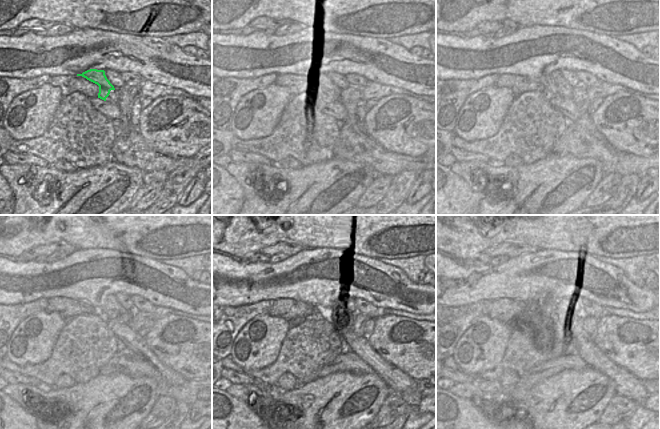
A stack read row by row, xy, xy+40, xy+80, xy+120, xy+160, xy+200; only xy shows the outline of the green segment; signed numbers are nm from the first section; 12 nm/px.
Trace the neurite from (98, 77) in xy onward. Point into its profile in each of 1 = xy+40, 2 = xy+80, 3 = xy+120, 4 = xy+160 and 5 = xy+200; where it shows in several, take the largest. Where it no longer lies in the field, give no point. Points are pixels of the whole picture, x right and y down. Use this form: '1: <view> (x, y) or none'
1: xy+40 (327, 88)
2: xy+80 (555, 85)
3: xy+120 (111, 309)
4: xy+160 (343, 318)
5: xy+200 (566, 317)

